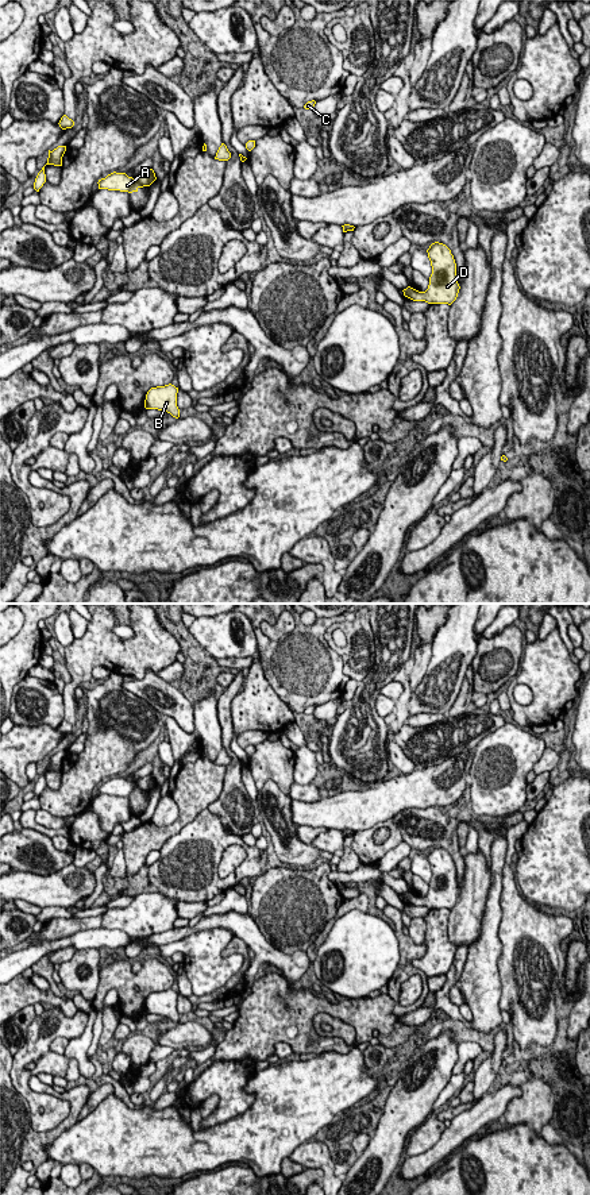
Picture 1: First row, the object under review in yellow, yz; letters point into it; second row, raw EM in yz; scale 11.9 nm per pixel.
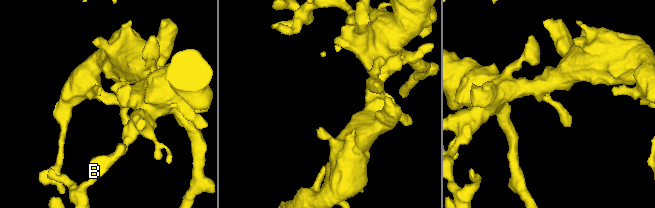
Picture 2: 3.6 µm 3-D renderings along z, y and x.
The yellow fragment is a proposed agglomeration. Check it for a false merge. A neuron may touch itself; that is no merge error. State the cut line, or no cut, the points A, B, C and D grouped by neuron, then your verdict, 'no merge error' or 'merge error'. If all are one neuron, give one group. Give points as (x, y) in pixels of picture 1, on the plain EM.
cut yz (137, 783), (143, 790); groups A B D / C; merge error

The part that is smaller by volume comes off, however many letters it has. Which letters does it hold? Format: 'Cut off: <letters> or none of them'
Cut off: C

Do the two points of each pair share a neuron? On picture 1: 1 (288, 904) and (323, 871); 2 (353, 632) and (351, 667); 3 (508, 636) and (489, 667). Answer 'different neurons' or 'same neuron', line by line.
1: same neuron
2: same neuron
3: same neuron

